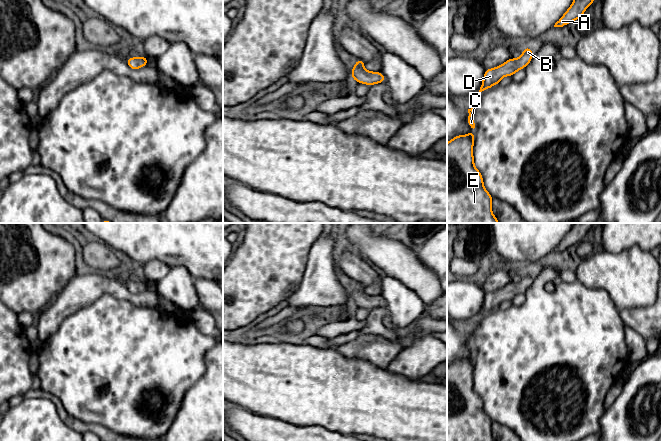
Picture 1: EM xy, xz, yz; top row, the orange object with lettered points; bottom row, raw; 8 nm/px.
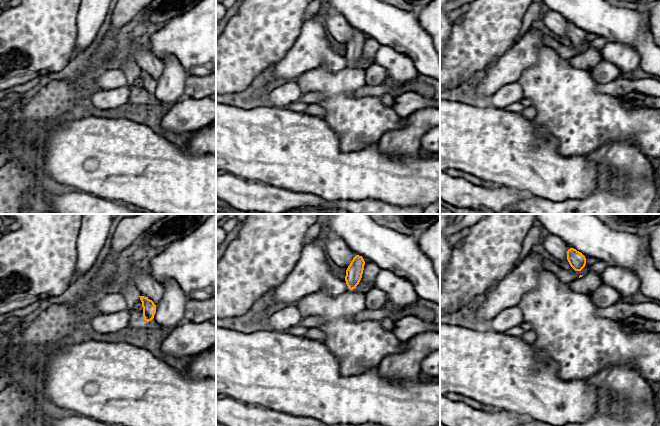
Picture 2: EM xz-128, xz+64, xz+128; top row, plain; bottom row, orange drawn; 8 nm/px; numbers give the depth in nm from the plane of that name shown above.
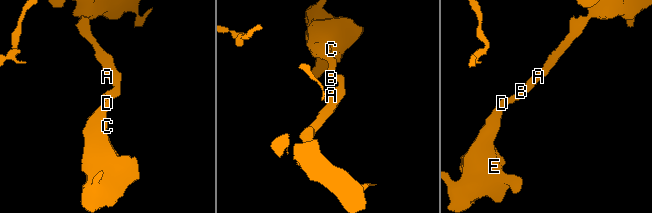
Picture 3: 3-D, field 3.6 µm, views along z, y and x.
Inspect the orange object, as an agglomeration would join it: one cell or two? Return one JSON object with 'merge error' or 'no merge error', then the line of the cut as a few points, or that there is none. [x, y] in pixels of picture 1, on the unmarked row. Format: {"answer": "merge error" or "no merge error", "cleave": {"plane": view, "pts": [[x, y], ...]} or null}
{"answer": "no merge error", "cleave": null}

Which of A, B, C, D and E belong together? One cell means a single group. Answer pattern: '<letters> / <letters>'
A B C D E

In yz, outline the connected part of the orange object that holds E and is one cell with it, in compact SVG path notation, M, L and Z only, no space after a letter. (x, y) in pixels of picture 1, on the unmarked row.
M470 356L453 361L447 367L447 441L495 441L492 437L493 421L485 413L483 401L474 389L474 364L474 356Z

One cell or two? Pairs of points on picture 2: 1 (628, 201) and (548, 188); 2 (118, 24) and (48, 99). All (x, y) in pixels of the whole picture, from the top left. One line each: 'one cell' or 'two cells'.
1: two cells
2: one cell

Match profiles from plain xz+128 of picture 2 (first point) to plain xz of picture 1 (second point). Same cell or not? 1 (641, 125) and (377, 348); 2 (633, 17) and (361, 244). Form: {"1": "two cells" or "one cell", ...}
{"1": "one cell", "2": "one cell"}

